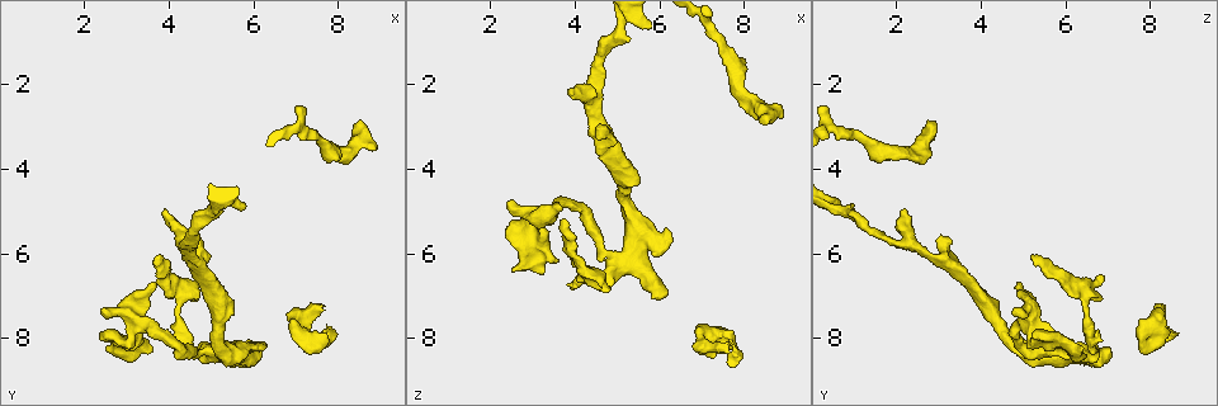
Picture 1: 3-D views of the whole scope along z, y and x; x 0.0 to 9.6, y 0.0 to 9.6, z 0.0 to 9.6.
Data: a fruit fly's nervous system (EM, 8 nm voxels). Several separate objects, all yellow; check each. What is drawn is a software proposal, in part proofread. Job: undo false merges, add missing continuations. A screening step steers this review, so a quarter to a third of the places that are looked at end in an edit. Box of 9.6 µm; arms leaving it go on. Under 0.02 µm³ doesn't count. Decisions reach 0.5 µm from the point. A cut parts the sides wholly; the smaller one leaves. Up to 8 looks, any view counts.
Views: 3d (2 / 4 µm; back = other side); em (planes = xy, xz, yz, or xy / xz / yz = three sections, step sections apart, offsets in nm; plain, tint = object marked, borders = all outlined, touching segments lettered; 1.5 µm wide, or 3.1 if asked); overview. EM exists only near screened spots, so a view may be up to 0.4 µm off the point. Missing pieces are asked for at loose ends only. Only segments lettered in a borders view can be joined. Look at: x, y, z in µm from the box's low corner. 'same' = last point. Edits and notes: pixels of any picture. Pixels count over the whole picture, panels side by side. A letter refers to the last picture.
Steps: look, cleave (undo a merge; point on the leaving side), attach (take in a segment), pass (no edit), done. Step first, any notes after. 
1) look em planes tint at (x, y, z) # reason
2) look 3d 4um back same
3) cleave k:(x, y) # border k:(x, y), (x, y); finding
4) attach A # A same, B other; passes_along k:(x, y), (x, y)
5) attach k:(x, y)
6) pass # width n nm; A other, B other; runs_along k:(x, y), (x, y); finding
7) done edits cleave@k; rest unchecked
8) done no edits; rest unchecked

look em planes borders at (4.70, 6.20, 3.15) # a fork

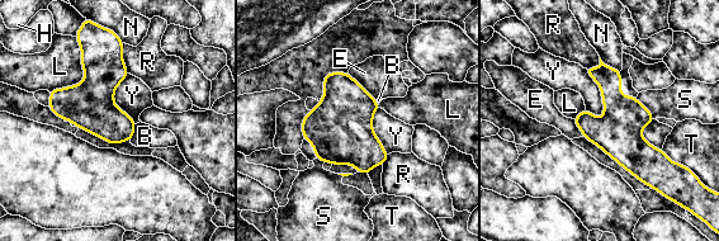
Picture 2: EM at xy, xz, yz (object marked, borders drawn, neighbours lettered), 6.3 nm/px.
pass # B other, E other, H other, L other, N other, R other, S other, T other, Y other; border 2:(583, 69), (600, 89), (601, 118); one neuron here

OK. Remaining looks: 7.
look 3d 4um back at (3.70, 6.75, 4.95) # free end

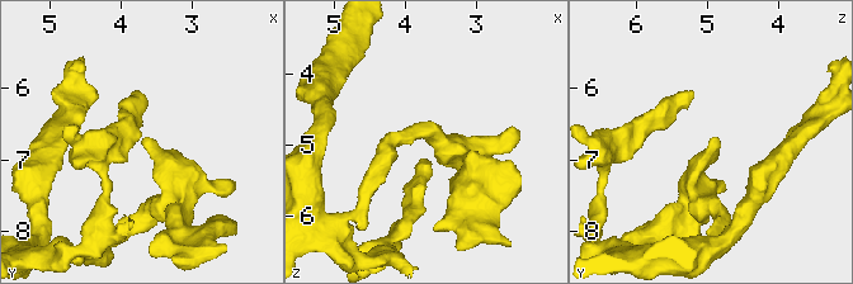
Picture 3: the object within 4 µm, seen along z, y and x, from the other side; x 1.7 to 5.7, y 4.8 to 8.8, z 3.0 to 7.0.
look em planes borders at (3.65, 6.65, 4.95)

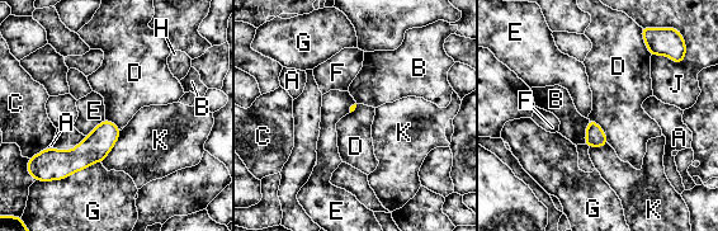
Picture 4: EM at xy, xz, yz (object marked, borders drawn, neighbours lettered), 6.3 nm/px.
pass # A other, B other, C other, D other, E other, F other, G other, H other, J other, K other; border 4:(589, 118), (600, 127), (608, 142); no lettered segment goes on from it

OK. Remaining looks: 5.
look em planes borders at (4.65, 8.35, 5.85) # thick turns thin

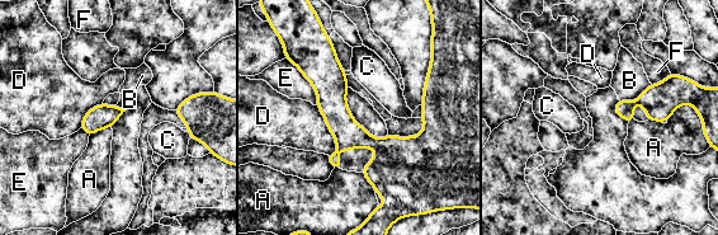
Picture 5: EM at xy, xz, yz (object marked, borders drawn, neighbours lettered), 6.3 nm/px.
pass # width 150 nm; longest_contact E 360 nm; A other, B other, C other, D other, E other, F other; all the same neuron

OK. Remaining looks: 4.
done no edits; rest unchecked

